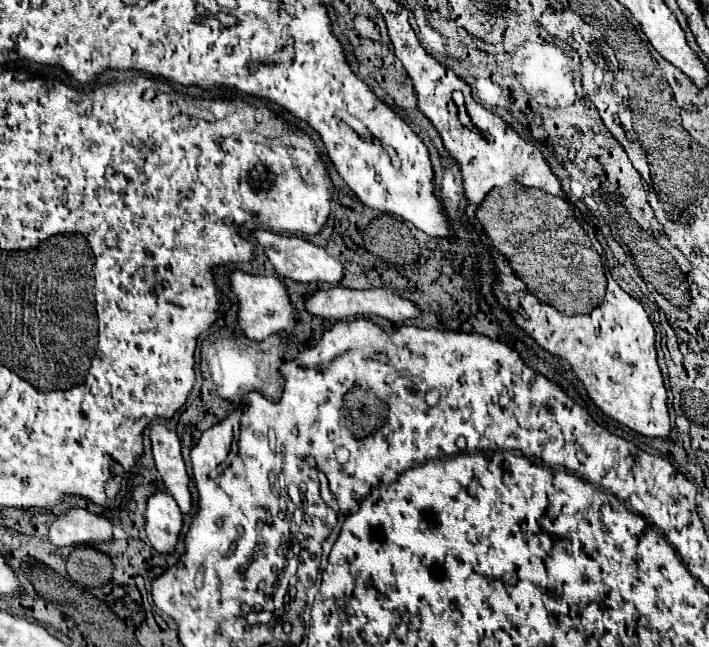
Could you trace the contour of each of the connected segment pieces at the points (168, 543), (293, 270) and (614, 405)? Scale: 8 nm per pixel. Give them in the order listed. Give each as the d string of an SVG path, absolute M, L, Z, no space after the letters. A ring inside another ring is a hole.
M155 493L147 501L145 531L149 545L159 553L173 553L183 529L183 513L169 493Z
M265 229L255 231L255 237L257 237L259 245L265 249L269 261L275 265L279 275L289 277L289 279L299 281L299 283L313 283L313 281L317 281L317 283L331 283L331 285L341 283L341 279L343 279L343 265L335 257L331 257L323 247L317 247L317 245L309 243L303 237L277 235L277 233L265 231Z
M501 281L497 299L509 309L509 293L525 291L513 309L515 323L527 331L543 349L571 363L579 381L585 385L593 403L611 419L627 425L645 437L669 437L671 423L667 411L667 391L657 365L655 329L645 309L627 295L615 281L607 283L603 301L583 315L565 315L539 303L523 281ZM627 307L627 309L625 309Z

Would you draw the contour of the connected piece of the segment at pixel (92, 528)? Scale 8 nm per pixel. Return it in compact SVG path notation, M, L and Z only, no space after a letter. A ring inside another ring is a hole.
M71 509L67 515L55 519L53 529L49 531L49 541L57 547L113 541L113 525L109 519L99 517L87 509Z

